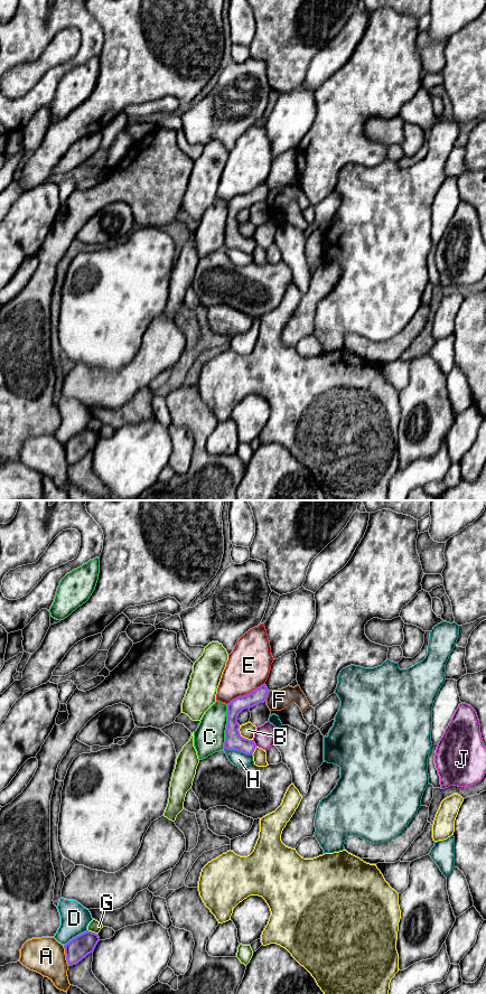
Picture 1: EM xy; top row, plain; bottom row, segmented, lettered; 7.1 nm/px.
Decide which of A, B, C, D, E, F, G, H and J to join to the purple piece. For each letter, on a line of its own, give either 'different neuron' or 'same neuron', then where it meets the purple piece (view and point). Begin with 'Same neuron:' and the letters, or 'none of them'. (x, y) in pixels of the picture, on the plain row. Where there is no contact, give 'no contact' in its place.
Same neuron: none of them
A: different neuron | xy (66, 455)
B: different neuron | xy (242, 235)
C: different neuron | xy (226, 225)
D: different neuron | xy (76, 434)
E: different neuron | xy (246, 193)
F: different neuron | xy (267, 195)
G: different neuron | xy (93, 431)
H: different neuron | xy (237, 249)
J: different neuron | xy (254, 242)

